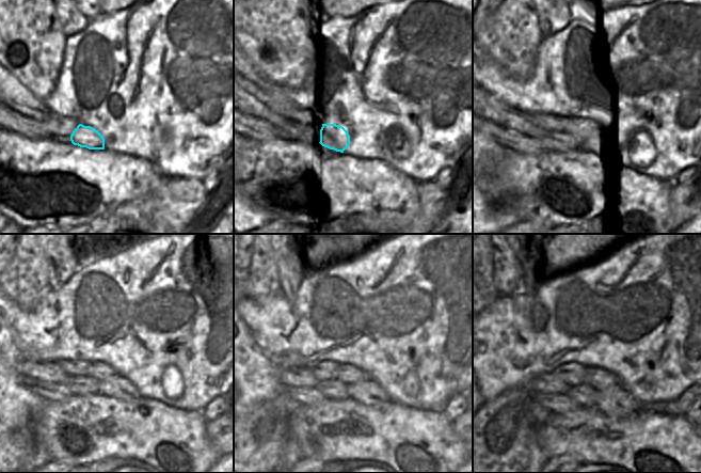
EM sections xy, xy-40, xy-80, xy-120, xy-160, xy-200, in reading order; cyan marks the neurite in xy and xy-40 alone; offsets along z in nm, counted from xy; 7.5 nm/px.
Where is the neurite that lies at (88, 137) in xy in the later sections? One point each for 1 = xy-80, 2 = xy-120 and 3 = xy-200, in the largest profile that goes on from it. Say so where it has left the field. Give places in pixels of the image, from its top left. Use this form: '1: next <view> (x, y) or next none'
1: next xy-80 (588, 142)
2: next xy-120 (117, 387)
3: next xy-200 (615, 401)

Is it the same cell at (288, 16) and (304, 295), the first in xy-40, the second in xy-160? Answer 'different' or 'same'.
different

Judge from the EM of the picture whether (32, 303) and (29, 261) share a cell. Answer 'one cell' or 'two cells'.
one cell

